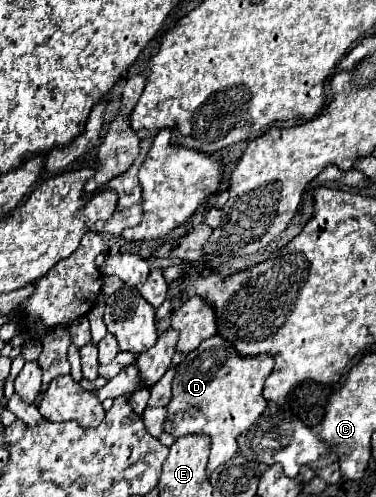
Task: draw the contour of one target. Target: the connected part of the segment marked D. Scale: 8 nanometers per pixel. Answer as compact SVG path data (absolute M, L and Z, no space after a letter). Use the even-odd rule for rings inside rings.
M215 335L203 341L195 351L187 353L177 367L173 379L173 395L167 411L163 431L173 437L203 433L211 439L211 457L207 471L213 473L219 465L229 461L237 453L237 435L247 431L257 417L265 411L263 385L273 371L273 359L269 355L241 357L223 337Z

